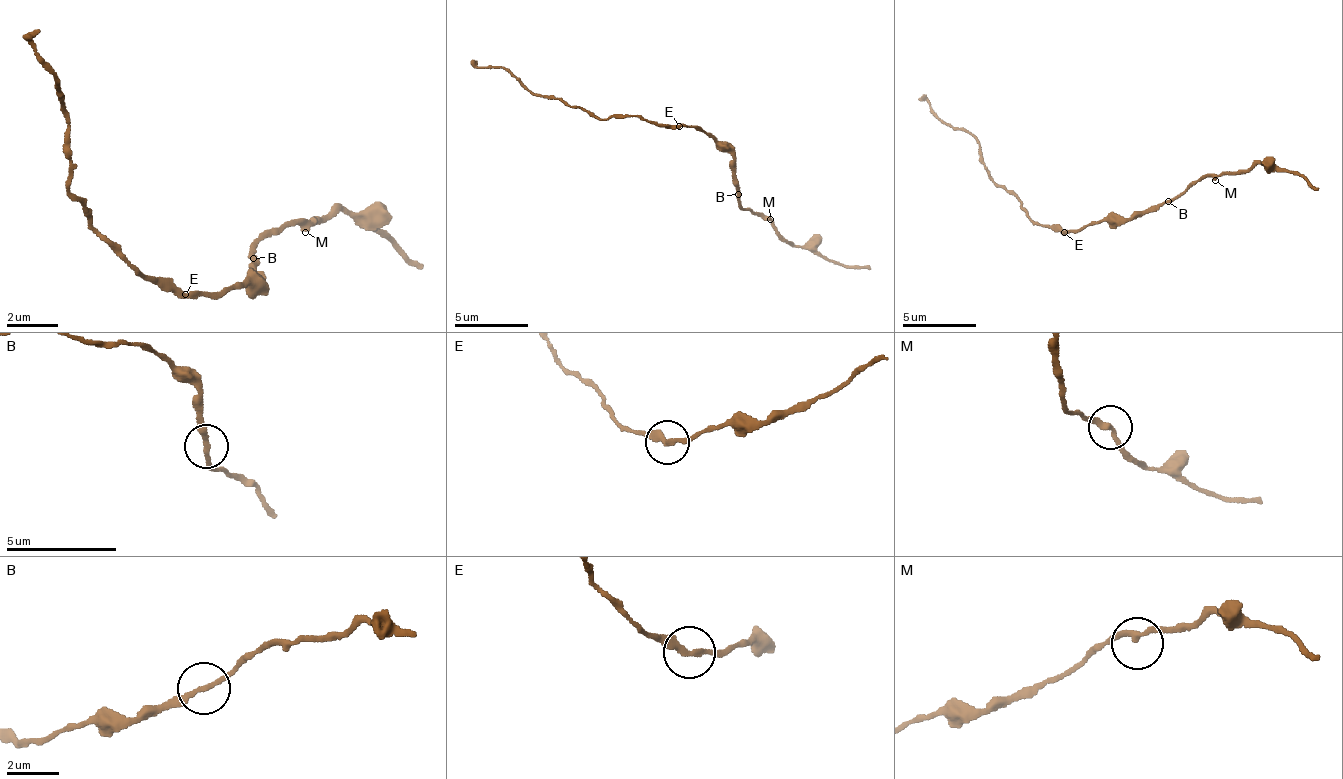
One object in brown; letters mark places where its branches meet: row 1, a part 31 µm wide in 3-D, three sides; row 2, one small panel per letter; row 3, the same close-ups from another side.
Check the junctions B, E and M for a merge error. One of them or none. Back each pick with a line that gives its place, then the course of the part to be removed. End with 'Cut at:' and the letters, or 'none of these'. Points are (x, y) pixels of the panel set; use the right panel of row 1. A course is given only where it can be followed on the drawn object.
Cut at: none of these

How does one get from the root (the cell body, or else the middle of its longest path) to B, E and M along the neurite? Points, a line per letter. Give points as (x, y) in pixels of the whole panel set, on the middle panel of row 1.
B: (711, 132), (730, 155), (738, 194)
E: (711, 132), (679, 126)
M: (711, 132), (730, 155), (733, 182), (744, 210), (755, 211), (756, 215), (770, 219)

